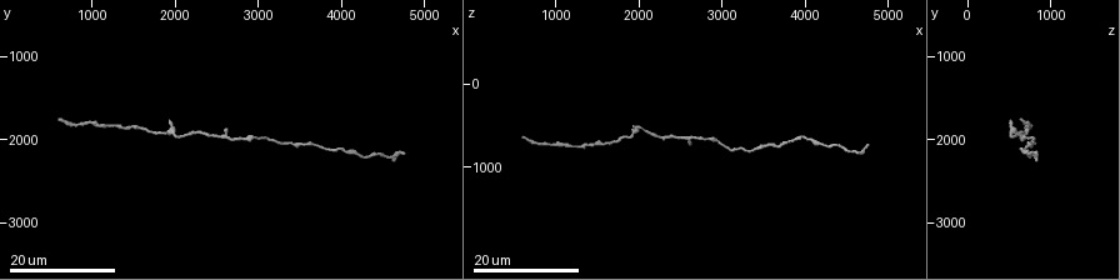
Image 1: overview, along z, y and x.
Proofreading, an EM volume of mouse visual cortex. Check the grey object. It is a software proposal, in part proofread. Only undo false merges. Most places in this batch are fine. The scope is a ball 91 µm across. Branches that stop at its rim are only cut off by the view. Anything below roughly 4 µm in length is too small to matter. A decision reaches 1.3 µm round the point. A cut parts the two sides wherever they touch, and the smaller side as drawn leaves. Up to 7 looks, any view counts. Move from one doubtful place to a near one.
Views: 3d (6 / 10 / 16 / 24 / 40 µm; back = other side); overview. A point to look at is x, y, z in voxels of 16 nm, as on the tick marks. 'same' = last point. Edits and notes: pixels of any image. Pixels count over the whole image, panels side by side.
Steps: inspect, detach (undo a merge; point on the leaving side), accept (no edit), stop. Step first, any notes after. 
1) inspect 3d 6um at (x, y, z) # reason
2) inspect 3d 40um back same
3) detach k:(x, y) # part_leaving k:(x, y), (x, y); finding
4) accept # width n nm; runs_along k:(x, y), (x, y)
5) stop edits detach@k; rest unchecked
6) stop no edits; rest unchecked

inspect 3d 24um at (2950, 1950, 700)

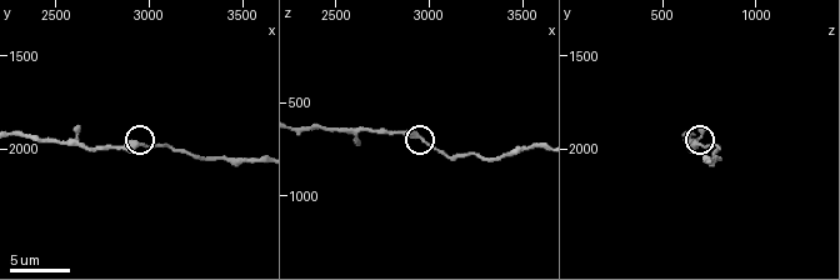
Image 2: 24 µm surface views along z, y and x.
inspect 3d 10um at (2980, 1960, 700)

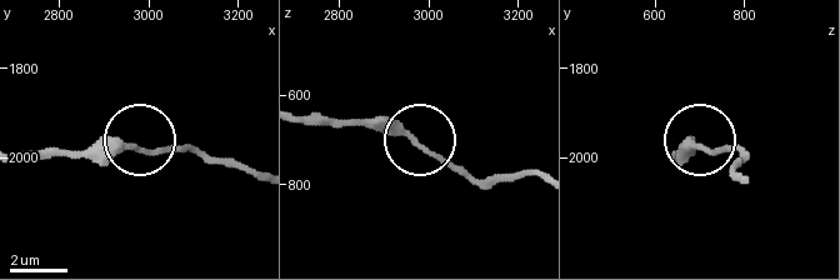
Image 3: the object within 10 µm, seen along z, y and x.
accept # runs_along 3:(305, 121), (404, 126), (473, 184); all the same cell

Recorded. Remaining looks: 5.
inspect 3d 24um at (1950, 1950, 500) # thick turns thin

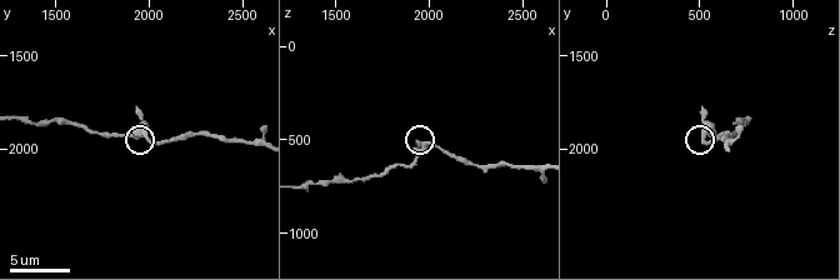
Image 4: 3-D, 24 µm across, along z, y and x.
inspect 3d 10um at (2000, 1940, 520)

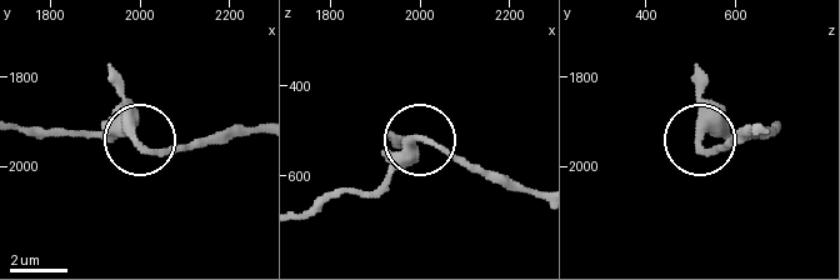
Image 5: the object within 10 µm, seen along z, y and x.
accept # width 280 nm; runs_along 5:(254, 130), (168, 151), (133, 136), (91, 136); all the same cell

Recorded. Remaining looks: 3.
inspect 3d 6um at (3360, 2060, 800) # calibre changes

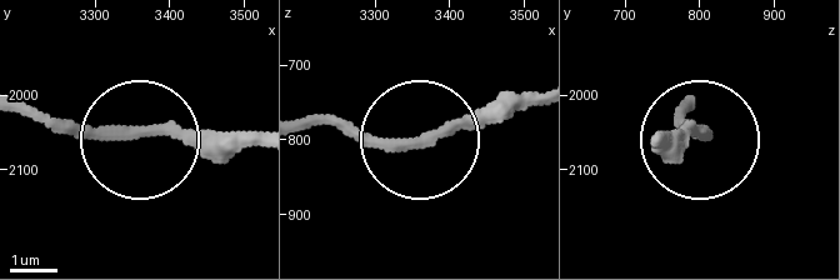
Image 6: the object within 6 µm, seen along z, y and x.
accept # runs_along 6:(300, 130), (336, 123), (408, 143), (539, 106); one cell here

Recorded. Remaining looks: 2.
inspect 3d 24um at (4050, 2100, 650) # calibre changes

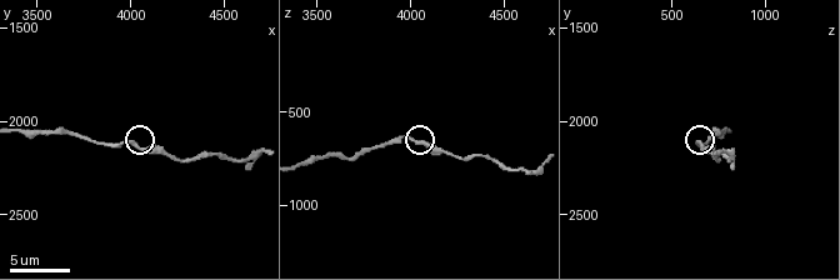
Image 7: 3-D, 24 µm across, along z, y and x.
inspect 3d 6um at (4040, 2160, 660)

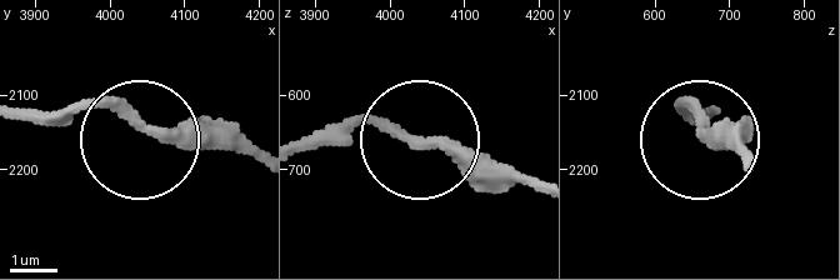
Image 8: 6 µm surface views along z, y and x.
accept # width 250 nm; runs_along 8:(26, 114), (98, 103), (158, 138), (249, 138); one cell here

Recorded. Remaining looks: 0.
stop no edits; rest unchecked

